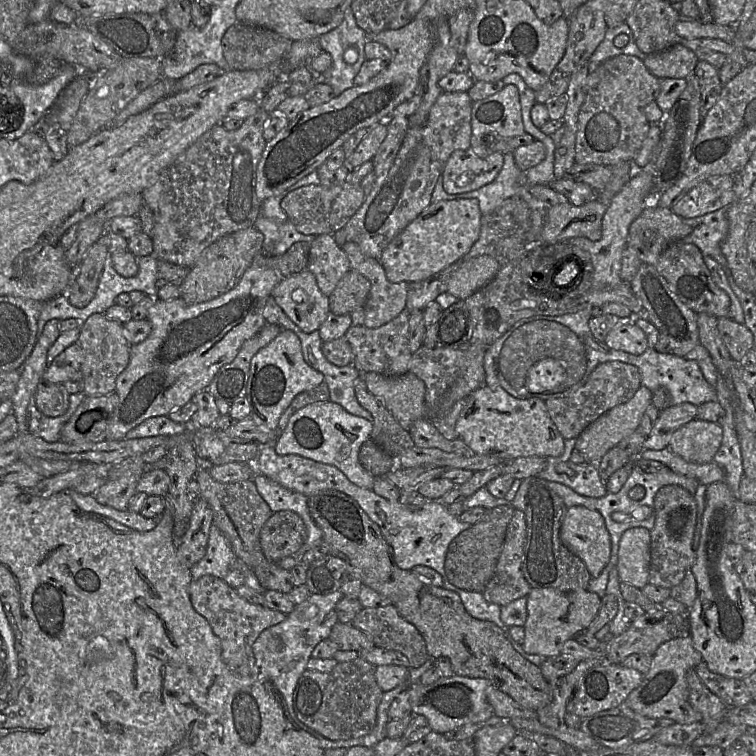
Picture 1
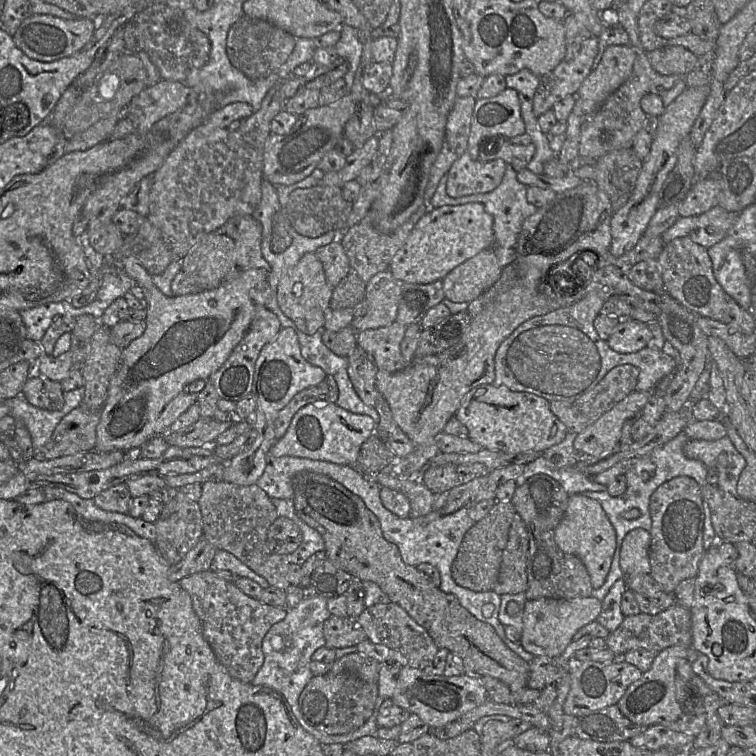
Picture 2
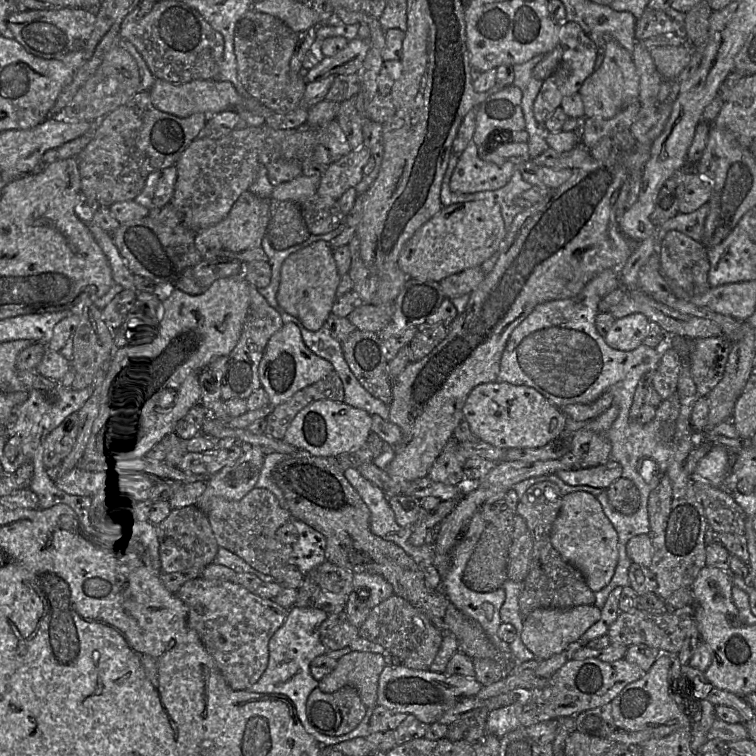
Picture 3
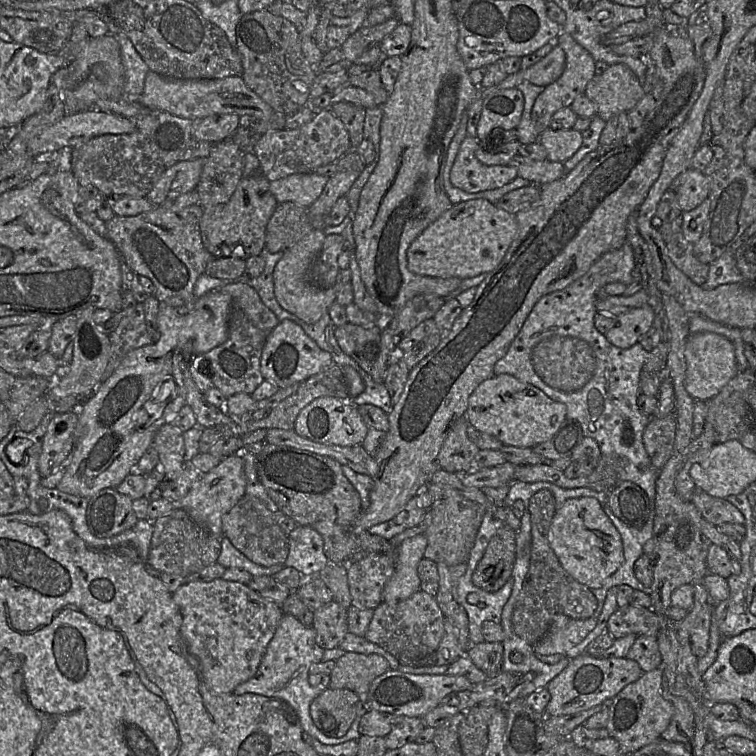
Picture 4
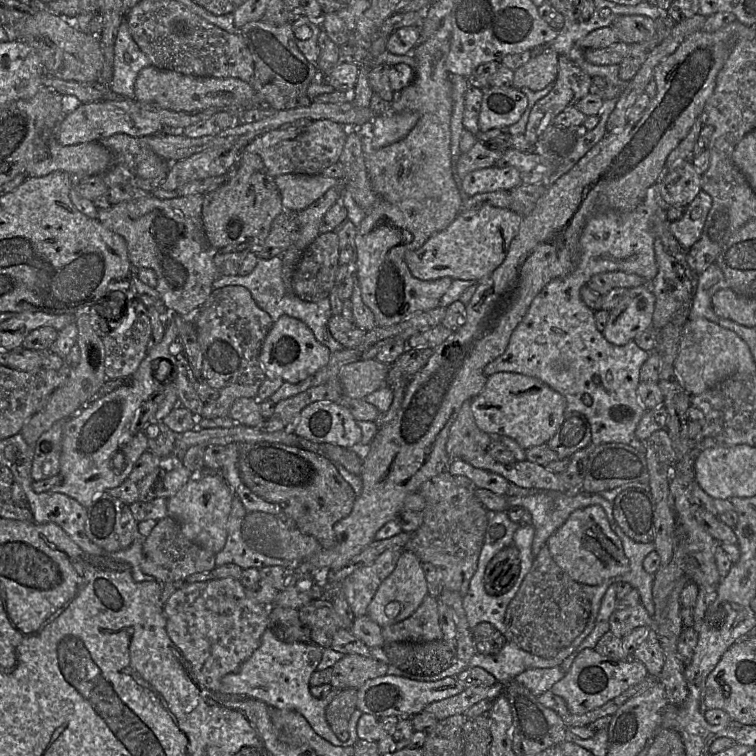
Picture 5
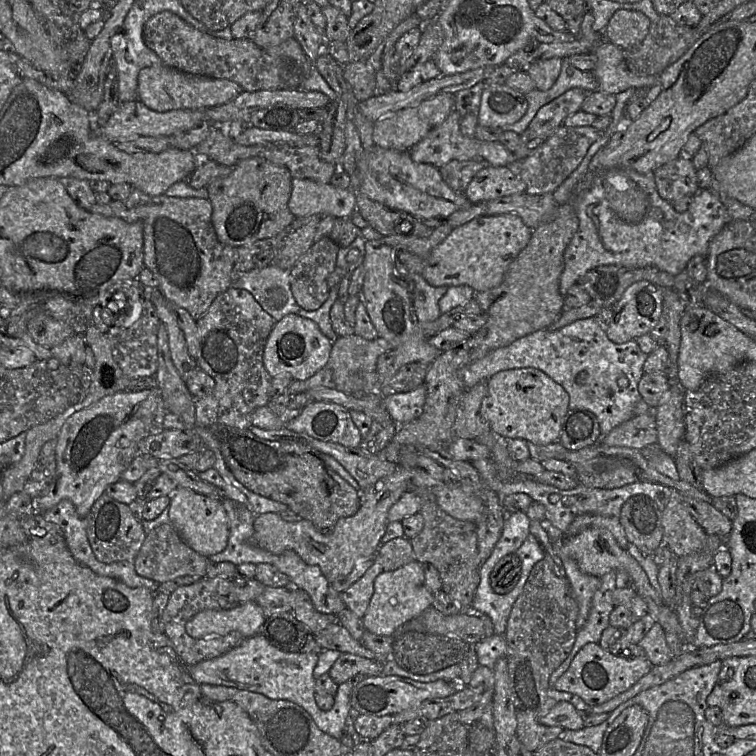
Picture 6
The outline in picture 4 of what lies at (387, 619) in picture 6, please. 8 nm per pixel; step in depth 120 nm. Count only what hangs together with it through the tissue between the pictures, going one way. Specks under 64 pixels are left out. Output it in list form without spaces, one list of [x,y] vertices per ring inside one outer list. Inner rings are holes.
[[[424,534],[405,539],[396,549],[394,574],[386,583],[382,602],[397,603],[420,590],[418,564],[424,558],[427,538]]]

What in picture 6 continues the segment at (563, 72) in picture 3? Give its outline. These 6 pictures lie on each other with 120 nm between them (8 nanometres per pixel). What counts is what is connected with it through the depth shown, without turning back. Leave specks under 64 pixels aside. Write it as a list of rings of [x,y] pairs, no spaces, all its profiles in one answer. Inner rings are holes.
[[[572,88],[542,106],[527,129],[520,134],[520,143],[513,152],[516,161],[532,155],[571,114],[581,110],[588,93]]]

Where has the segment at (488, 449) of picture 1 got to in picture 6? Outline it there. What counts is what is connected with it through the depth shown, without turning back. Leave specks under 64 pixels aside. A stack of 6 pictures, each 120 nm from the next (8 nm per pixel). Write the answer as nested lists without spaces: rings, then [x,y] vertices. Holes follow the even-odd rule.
[[[536,368],[503,370],[486,381],[487,394],[480,408],[481,416],[489,423],[491,432],[503,440],[522,439],[537,445],[548,445],[558,440],[562,420],[569,411],[569,394],[547,374]]]

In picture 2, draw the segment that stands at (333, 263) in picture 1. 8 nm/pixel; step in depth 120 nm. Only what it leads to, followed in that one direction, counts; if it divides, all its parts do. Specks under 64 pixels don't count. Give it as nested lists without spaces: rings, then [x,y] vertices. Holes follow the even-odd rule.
[[[339,241],[319,247],[315,254],[321,261],[328,284],[334,288],[351,271],[349,258]]]

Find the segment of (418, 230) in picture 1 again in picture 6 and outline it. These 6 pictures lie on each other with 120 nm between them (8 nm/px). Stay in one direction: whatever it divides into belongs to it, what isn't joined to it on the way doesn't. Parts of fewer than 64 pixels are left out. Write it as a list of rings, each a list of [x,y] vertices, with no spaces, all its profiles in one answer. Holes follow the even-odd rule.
[[[516,214],[482,215],[454,228],[428,257],[400,251],[398,260],[409,272],[421,274],[434,287],[466,285],[476,293],[483,292],[503,282],[510,264],[528,245],[531,237],[532,229]]]

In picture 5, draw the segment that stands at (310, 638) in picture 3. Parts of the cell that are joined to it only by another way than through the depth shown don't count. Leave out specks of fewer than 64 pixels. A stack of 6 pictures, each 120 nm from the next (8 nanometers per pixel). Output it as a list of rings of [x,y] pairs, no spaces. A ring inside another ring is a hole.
[[[267,628],[262,635],[260,646],[239,667],[236,672],[225,675],[219,693],[249,697],[263,701],[269,707],[293,710],[300,713],[320,737],[334,746],[353,746],[358,741],[357,724],[363,714],[355,709],[349,720],[349,738],[341,741],[333,733],[325,718],[326,707],[333,700],[339,689],[331,689],[324,698],[316,698],[310,692],[310,677],[320,663],[323,649],[311,643],[284,643],[278,640]]]

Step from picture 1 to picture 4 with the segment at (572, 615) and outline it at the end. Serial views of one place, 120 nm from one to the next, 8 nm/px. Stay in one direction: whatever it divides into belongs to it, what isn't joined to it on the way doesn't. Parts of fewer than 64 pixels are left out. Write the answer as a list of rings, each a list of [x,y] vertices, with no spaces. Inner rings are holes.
[[[557,615],[554,617],[547,635],[534,645],[536,655],[566,654],[580,642],[596,627],[599,616],[595,619],[572,619],[566,615]]]

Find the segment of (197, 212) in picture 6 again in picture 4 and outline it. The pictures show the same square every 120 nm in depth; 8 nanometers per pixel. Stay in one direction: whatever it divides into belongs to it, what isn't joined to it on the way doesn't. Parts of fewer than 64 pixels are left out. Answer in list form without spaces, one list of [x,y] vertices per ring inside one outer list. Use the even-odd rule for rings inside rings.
[[[199,204],[188,206],[178,212],[171,211],[162,205],[151,211],[136,216],[115,215],[107,221],[107,238],[110,239],[128,267],[139,276],[148,277],[155,286],[153,294],[160,303],[180,308],[192,305],[197,299],[193,293],[194,285],[200,275],[205,272],[211,254],[205,249],[200,234],[200,219],[204,208]]]

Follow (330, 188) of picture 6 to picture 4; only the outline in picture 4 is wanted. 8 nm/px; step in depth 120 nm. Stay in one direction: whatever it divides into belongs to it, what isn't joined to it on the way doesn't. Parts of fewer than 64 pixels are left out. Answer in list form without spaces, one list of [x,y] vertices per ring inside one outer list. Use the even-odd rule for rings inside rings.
[[[316,172],[291,174],[270,182],[270,191],[278,203],[294,202],[309,208],[322,193],[328,179]]]

